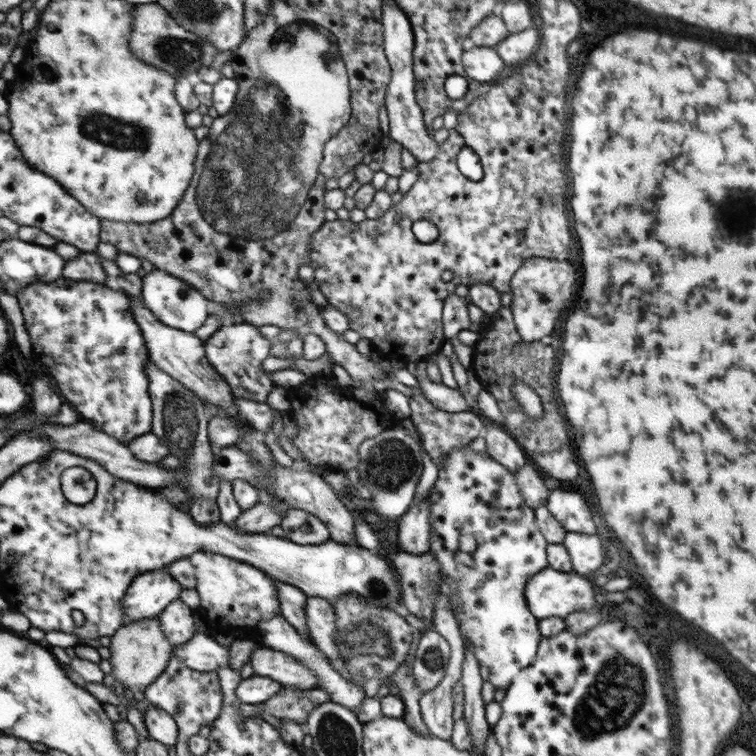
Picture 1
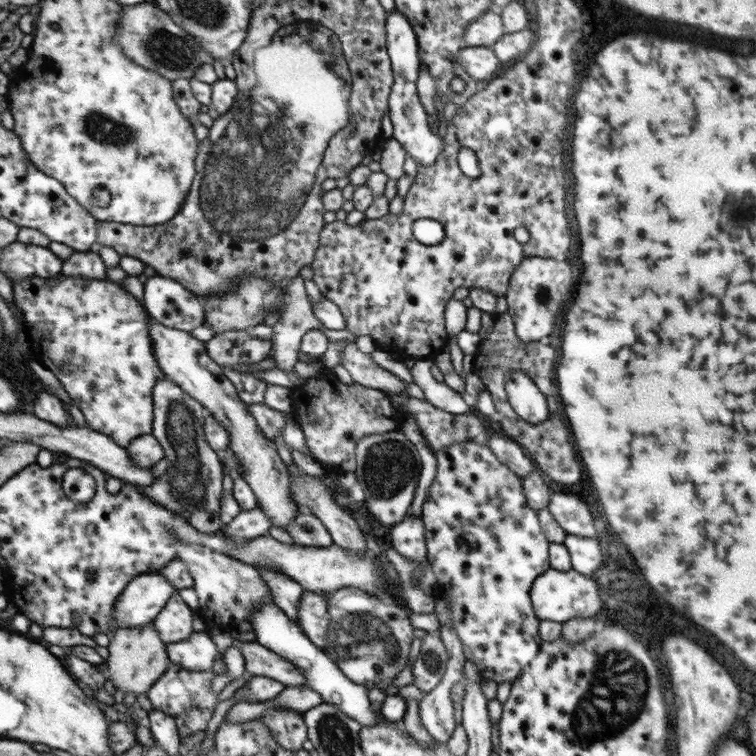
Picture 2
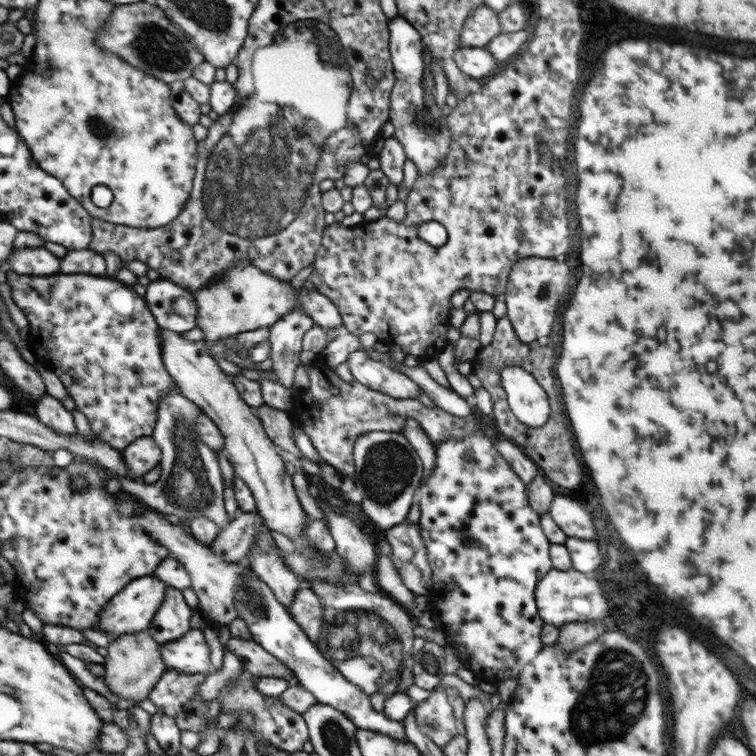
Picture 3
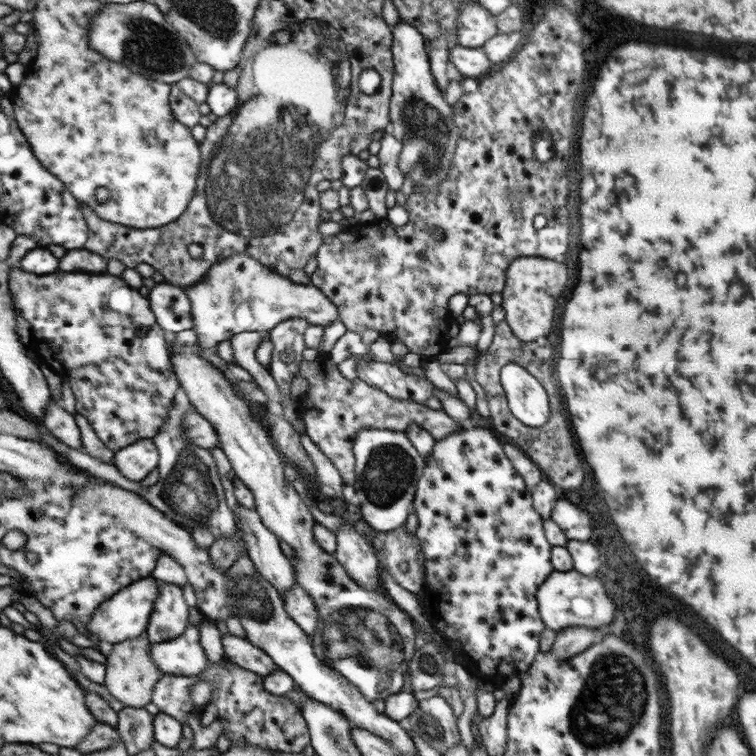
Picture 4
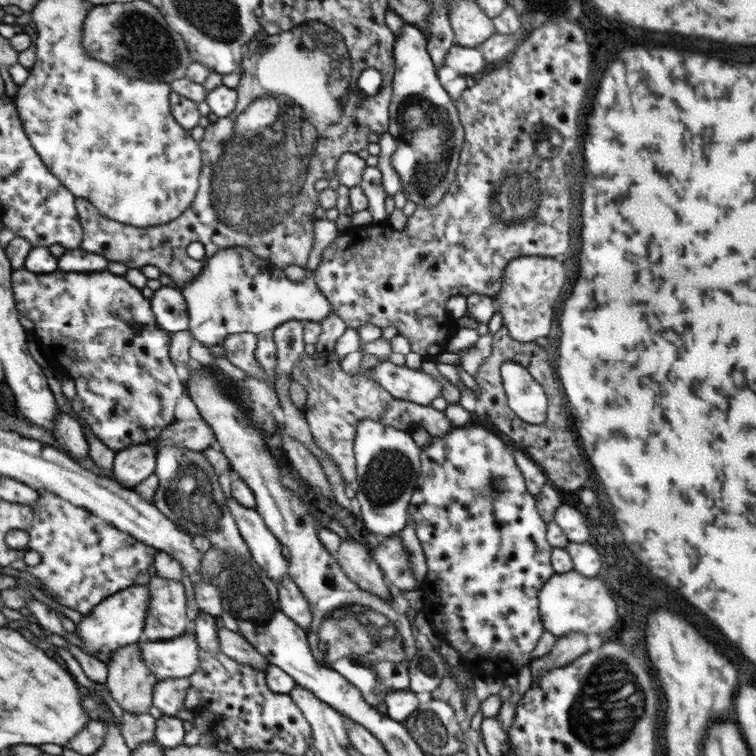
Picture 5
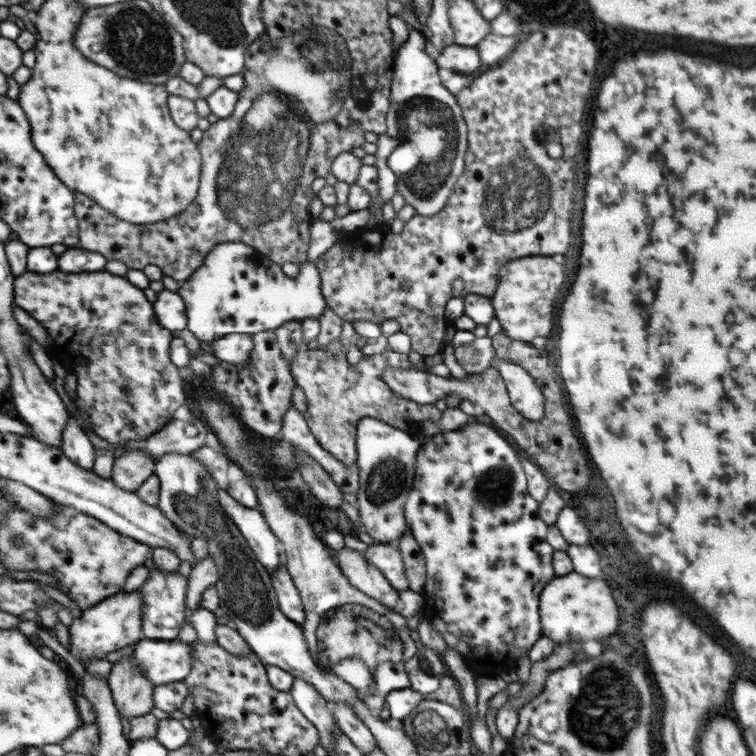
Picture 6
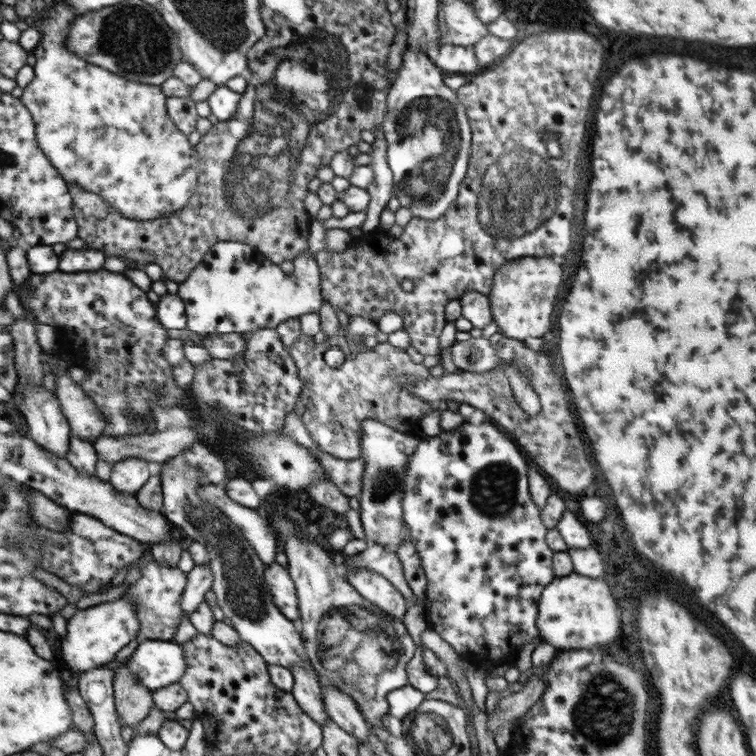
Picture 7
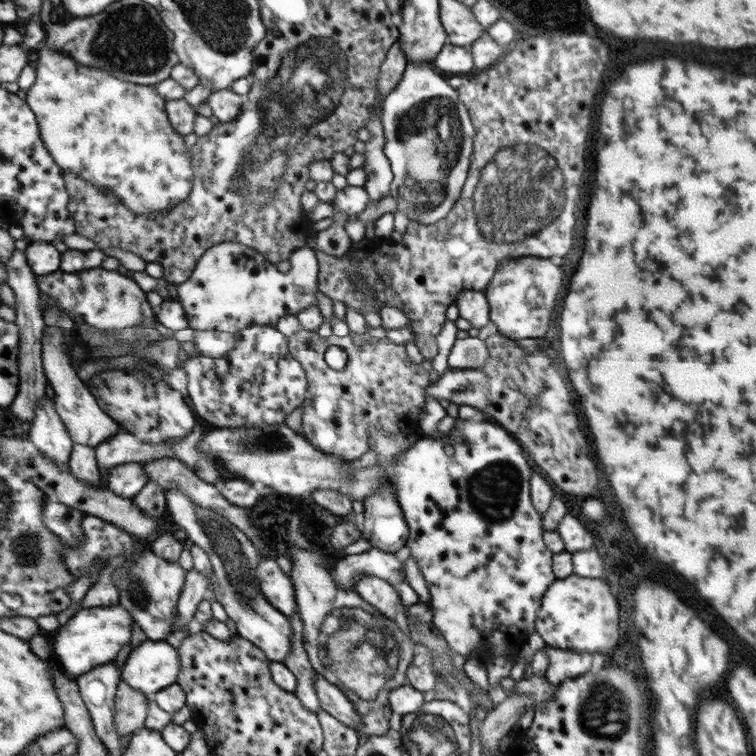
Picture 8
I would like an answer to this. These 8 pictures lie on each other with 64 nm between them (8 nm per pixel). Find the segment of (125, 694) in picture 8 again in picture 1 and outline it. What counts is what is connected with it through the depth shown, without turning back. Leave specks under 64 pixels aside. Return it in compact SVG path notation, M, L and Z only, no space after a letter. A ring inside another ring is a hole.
M152 617L138 621L129 621L113 637L110 646L112 657L112 675L114 682L120 682L125 687L133 688L138 686L138 690L147 692L156 680L164 674L164 671L171 662L174 645L167 639L160 617Z

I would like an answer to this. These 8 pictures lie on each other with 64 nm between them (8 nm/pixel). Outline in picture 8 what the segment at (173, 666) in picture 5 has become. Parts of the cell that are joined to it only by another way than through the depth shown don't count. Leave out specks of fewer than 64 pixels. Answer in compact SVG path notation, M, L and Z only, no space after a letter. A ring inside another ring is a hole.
M148 639L129 655L123 678L132 687L153 697L176 683L181 670L178 648L167 641Z

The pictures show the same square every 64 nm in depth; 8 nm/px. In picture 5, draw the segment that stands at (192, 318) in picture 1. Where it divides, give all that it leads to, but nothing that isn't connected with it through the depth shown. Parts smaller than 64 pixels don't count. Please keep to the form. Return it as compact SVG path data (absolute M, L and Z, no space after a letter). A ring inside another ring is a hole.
M160 287L153 298L153 310L164 331L172 334L189 330L190 310L181 288Z

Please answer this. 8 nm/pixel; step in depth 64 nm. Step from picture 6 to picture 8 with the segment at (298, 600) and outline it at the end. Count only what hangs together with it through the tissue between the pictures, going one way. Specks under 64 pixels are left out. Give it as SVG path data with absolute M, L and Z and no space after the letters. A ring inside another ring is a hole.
M262 558L255 576L262 593L274 607L287 617L296 615L298 602L295 600L294 582L282 572L276 560Z

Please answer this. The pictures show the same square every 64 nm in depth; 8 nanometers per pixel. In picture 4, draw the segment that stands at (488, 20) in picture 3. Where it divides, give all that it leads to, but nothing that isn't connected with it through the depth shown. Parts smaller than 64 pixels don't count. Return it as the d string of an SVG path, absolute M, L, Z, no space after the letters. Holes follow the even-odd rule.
M470 2L462 6L458 20L456 44L466 48L480 48L498 33L498 20L484 5Z

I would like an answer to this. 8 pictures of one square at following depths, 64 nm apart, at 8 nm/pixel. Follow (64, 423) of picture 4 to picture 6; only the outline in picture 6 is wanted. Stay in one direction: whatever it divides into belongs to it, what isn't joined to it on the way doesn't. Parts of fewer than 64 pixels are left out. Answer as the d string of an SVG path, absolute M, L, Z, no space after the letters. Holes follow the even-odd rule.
M71 418L64 430L63 449L66 456L76 461L80 466L93 469L97 461L97 448L90 439L89 432Z

